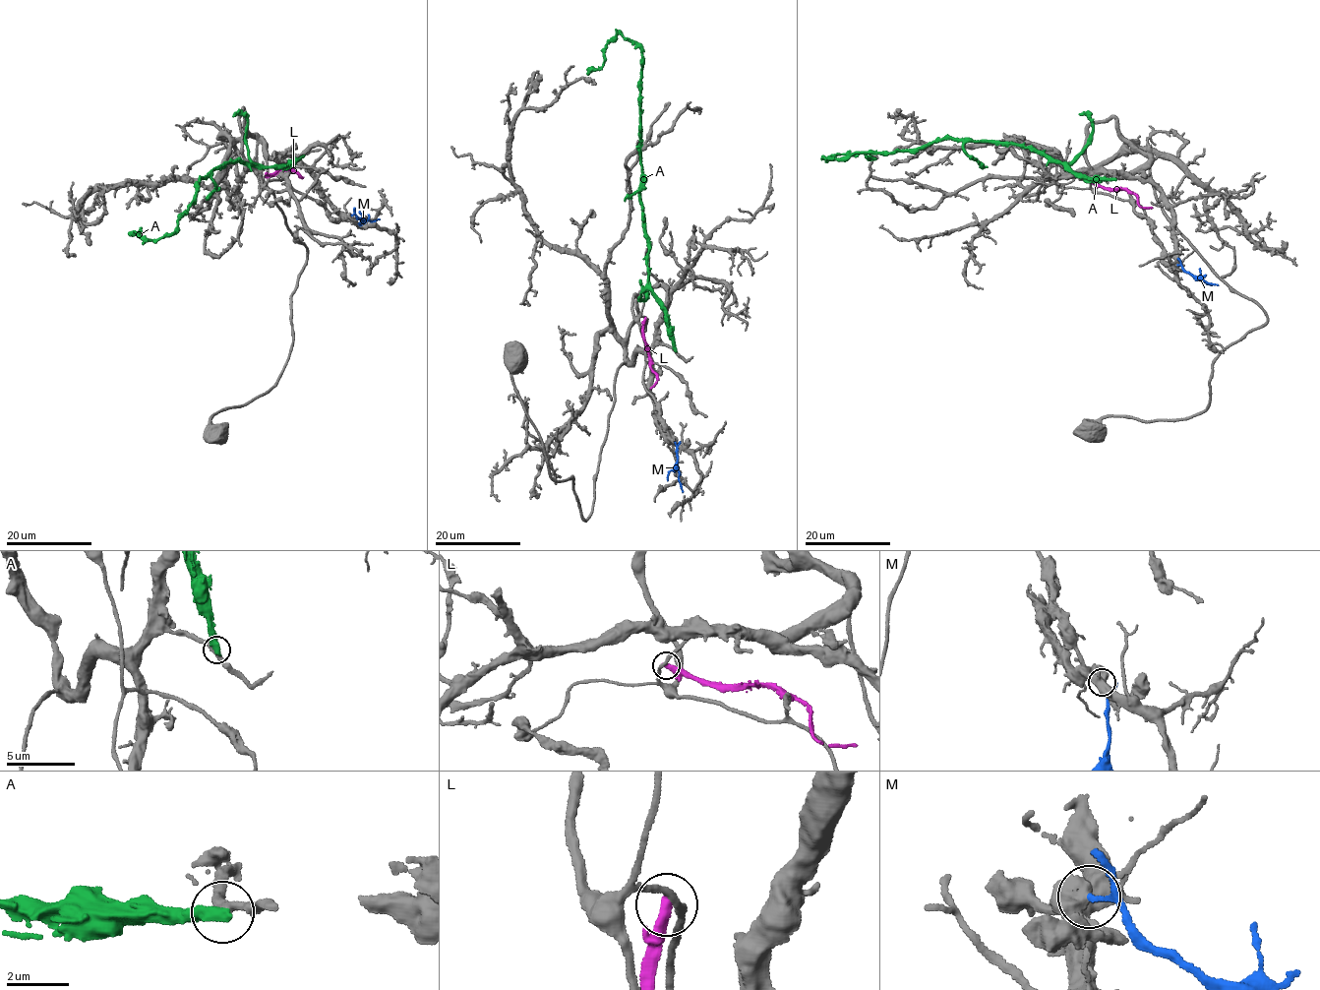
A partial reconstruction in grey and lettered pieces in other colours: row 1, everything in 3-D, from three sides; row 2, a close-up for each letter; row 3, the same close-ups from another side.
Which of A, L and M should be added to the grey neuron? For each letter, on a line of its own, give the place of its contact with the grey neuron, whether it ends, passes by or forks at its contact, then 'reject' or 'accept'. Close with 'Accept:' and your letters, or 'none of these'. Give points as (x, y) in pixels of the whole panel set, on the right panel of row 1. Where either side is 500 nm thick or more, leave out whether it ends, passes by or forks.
A: contact (1114, 179); it ends; reject
L: contact (1093, 182); it ends; reject
M: contact (1177, 265); reject
Accept: none of these

